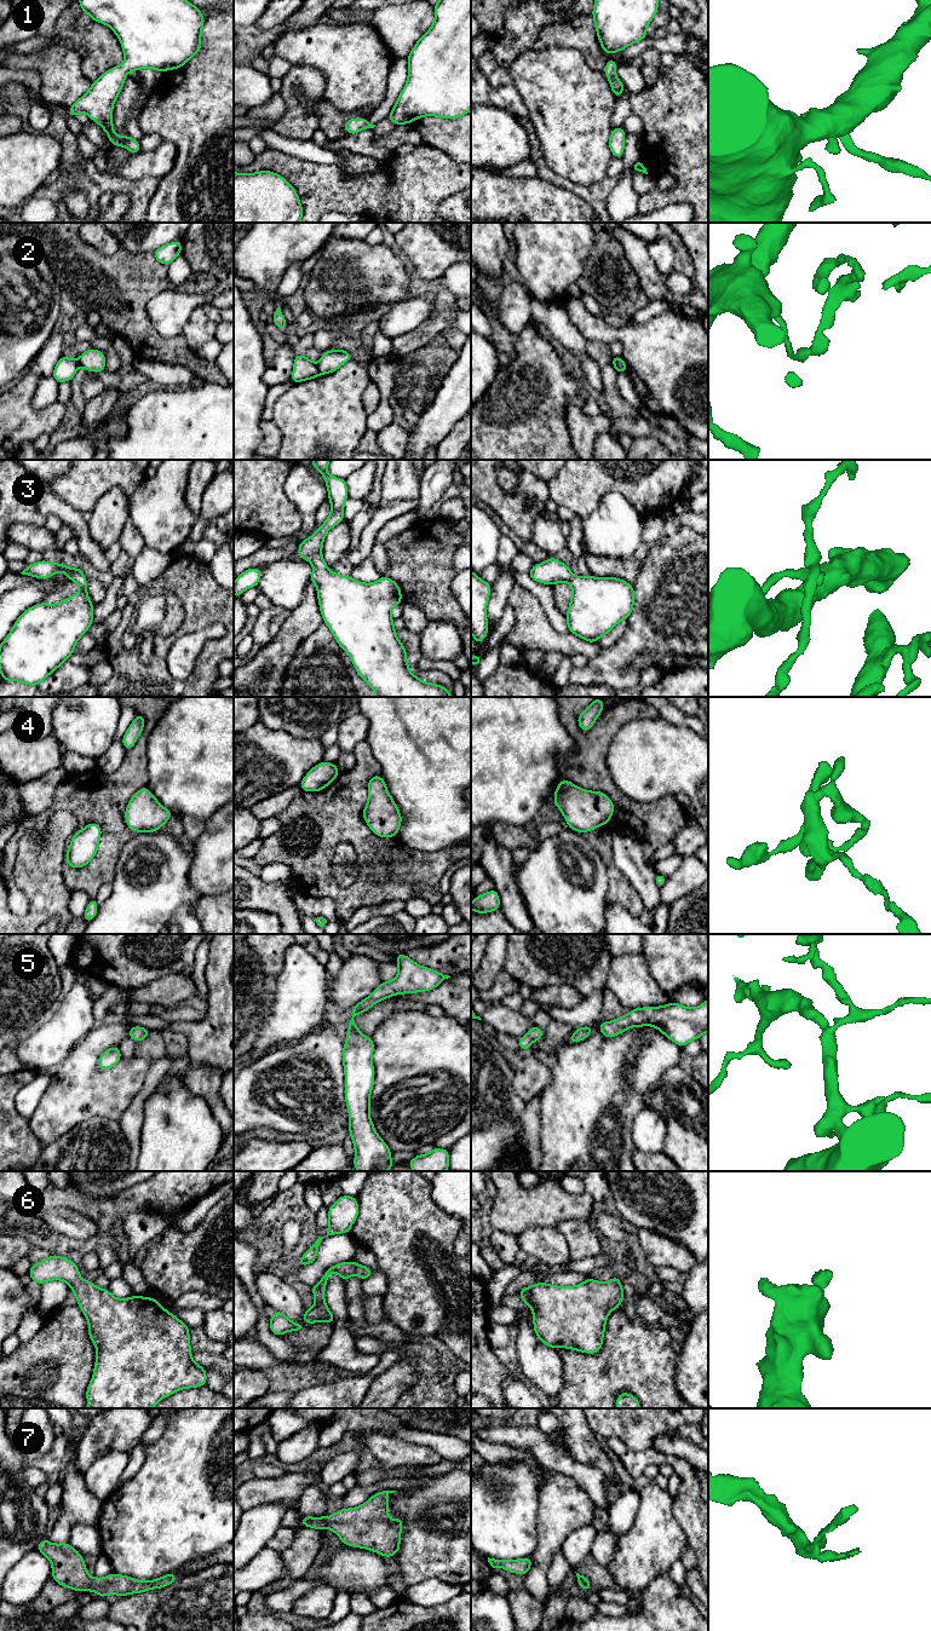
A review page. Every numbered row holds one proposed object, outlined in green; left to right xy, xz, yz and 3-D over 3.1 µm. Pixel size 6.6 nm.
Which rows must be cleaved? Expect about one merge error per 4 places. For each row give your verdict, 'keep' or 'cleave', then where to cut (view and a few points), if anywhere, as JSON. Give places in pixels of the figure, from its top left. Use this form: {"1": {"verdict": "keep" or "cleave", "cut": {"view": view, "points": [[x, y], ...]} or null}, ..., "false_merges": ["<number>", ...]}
{"1": {"verdict": "keep", "cut": null}, "2": {"verdict": "cleave", "cut": {"view": "xz", "points": [[315, 364], [320, 373]]}}, "3": {"verdict": "keep", "cut": null}, "4": {"verdict": "keep", "cut": null}, "5": {"verdict": "keep", "cut": null}, "6": {"verdict": "keep", "cut": null}, "7": {"verdict": "keep", "cut": null}, "false_merges": ["2"]}

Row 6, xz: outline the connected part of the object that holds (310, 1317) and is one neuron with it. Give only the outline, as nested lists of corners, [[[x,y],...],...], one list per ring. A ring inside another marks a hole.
[[[354,1261],[341,1262],[329,1267],[322,1275],[321,1280],[311,1286],[311,1291],[315,1296],[315,1303],[311,1309],[304,1309],[304,1322],[316,1324],[317,1321],[324,1321],[334,1324],[335,1318],[331,1313],[324,1301],[324,1289],[328,1281],[328,1276],[332,1273],[338,1273],[345,1283],[351,1275],[358,1275],[362,1280],[372,1276],[372,1269],[366,1266],[357,1264]]]

